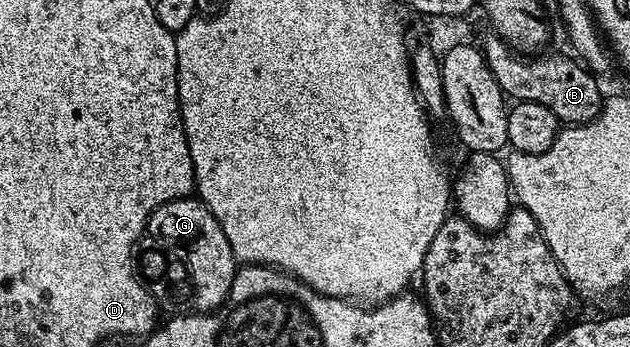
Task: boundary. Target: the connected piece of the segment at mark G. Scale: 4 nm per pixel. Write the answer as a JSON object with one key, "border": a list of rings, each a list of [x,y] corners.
{"border":[[[196,197],[170,201],[149,217],[146,231],[169,252],[180,251],[184,267],[188,270],[188,279],[192,282],[197,312],[217,311],[228,300],[238,270],[238,260],[230,249],[230,241],[226,241],[226,233],[222,233],[222,225],[218,225],[214,213],[210,213],[205,203]]]}

